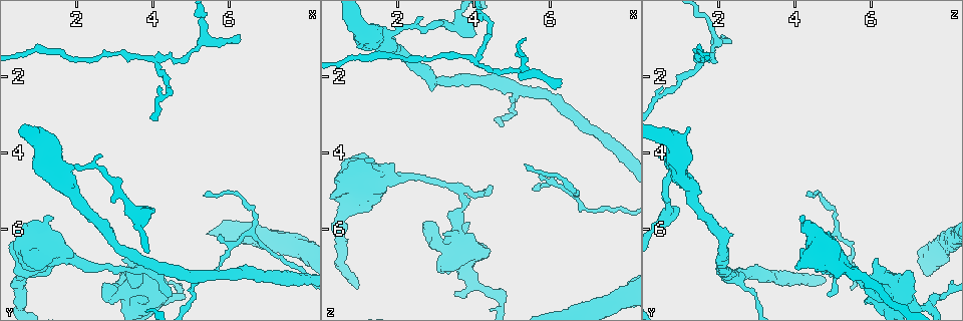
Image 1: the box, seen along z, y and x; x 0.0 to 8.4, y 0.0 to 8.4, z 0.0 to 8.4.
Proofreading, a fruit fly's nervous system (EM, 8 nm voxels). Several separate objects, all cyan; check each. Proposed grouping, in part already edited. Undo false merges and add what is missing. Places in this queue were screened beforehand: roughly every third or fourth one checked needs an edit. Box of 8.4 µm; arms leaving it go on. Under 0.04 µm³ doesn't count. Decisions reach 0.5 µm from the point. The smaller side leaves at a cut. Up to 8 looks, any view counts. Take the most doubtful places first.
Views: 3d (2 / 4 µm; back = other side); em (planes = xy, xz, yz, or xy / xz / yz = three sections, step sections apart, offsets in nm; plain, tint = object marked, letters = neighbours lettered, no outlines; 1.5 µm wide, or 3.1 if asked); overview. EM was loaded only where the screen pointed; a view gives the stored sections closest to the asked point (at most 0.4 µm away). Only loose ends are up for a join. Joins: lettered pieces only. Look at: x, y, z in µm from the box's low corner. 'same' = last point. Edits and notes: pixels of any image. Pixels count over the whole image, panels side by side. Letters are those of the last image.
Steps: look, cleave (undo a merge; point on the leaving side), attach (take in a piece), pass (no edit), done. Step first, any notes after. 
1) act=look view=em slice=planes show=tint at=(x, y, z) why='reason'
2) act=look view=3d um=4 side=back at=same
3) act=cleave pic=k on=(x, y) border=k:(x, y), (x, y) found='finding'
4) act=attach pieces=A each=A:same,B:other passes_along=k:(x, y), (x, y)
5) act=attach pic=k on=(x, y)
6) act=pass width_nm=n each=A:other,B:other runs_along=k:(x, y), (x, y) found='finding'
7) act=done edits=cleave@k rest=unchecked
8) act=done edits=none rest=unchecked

act=look view=3d um=2 side=back at=(6.25, 0.95, 2.05) why='tapers out'

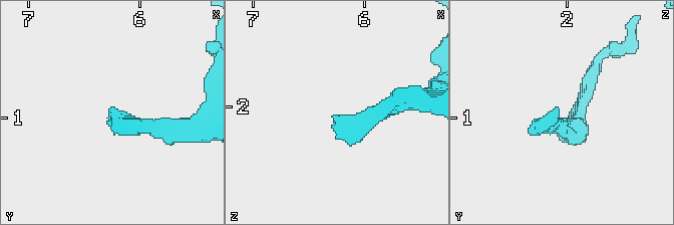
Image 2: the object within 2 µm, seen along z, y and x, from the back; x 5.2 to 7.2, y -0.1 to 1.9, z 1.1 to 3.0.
act=look view=em slice=yz step=4 show=tint at=(6.26, 0.94, 2.08) why='need the tissue'

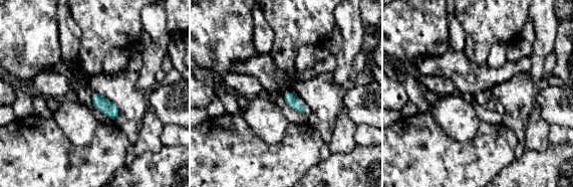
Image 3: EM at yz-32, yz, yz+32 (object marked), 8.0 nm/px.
act=look view=em slice=planes show=letters at=same why='another direction'

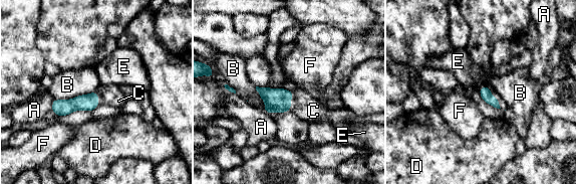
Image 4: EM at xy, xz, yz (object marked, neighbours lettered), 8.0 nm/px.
act=attach pieces=C width_nm=90 each=A:other,B:other,C:same,D:other,E:other,F:other passes_along=4:(486, 94), (498, 104), (502, 103) found='it goes on there'

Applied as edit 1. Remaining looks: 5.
act=look view=overview

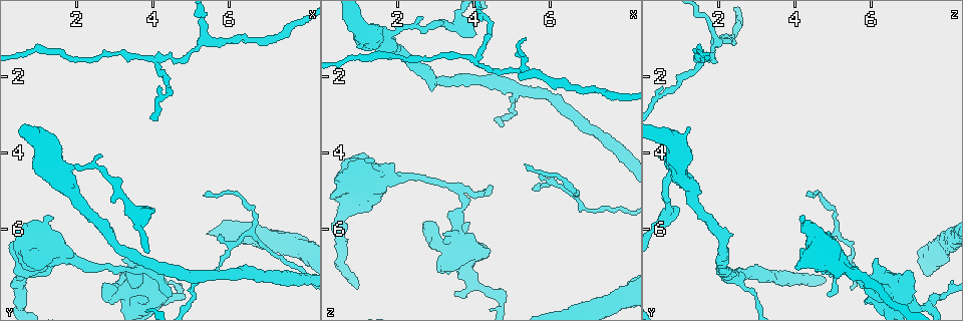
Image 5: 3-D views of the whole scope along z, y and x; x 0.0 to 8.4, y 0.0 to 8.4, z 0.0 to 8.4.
act=look view=3d um=4 at=(1.05, 3.40, 1.25) why='free end'

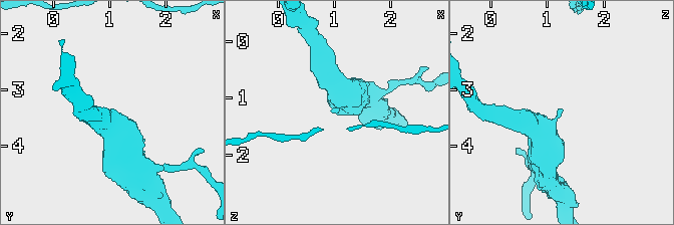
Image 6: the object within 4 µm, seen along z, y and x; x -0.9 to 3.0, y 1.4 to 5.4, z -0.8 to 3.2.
act=look view=em slice=planes show=letters at=(1.00, 3.35, 1.25) why='now the EM'

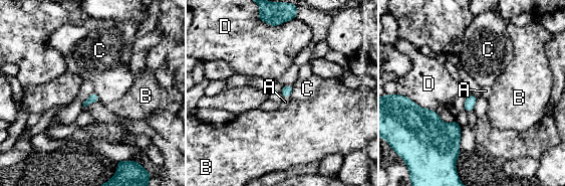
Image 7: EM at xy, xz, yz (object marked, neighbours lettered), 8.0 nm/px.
act=attach pieces=A each=A:same,B:other,C:other,D:other found='it goes on there'

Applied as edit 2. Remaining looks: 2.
act=done edits=attach@4,attach@7 rest=unchecked

